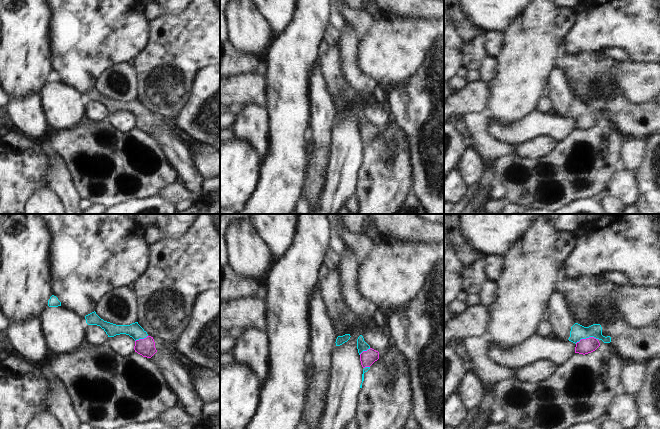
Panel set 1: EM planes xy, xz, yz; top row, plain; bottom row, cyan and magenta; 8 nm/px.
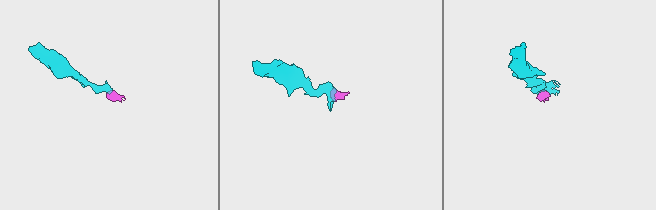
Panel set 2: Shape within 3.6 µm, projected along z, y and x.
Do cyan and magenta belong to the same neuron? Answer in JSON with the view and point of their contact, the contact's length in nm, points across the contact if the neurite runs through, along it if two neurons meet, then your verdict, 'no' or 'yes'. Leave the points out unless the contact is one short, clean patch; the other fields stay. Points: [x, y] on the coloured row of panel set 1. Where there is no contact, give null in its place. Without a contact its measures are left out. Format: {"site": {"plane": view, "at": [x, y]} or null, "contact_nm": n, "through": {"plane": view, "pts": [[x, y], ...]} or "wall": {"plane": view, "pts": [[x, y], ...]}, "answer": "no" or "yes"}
{"site": {"plane": "yz", "at": [586, 337]}, "contact_nm": 190, "through": {"plane": "yz", "pts": [[578, 332], [586, 337], [584, 346]]}, "answer": "yes"}

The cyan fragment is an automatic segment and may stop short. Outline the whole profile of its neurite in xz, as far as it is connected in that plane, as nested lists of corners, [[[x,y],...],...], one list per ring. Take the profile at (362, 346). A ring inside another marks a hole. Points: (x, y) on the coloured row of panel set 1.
[[[362,335],[357,339],[357,349],[360,355],[361,365],[364,368],[362,374],[362,383],[364,381],[364,373],[370,369],[370,366],[379,359],[379,352],[372,349],[365,341]]]

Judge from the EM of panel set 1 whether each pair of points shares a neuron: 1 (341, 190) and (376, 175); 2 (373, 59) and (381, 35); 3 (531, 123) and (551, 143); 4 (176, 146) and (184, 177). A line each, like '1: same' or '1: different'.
1: different
2: same
3: different
4: same

